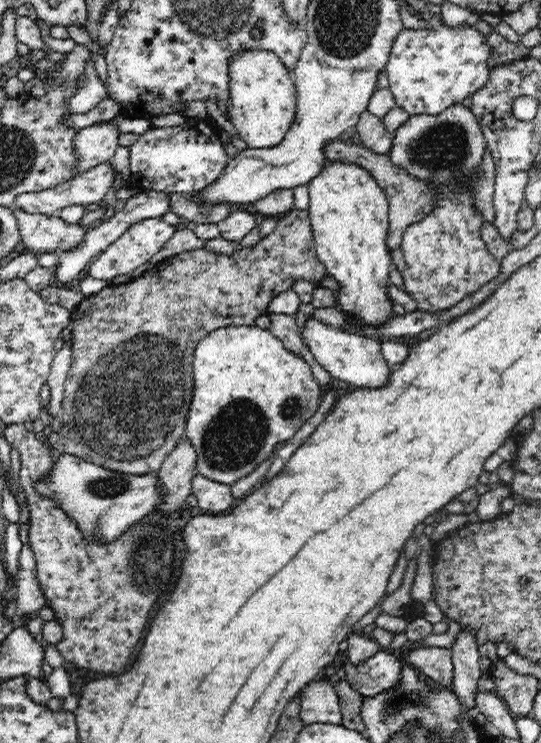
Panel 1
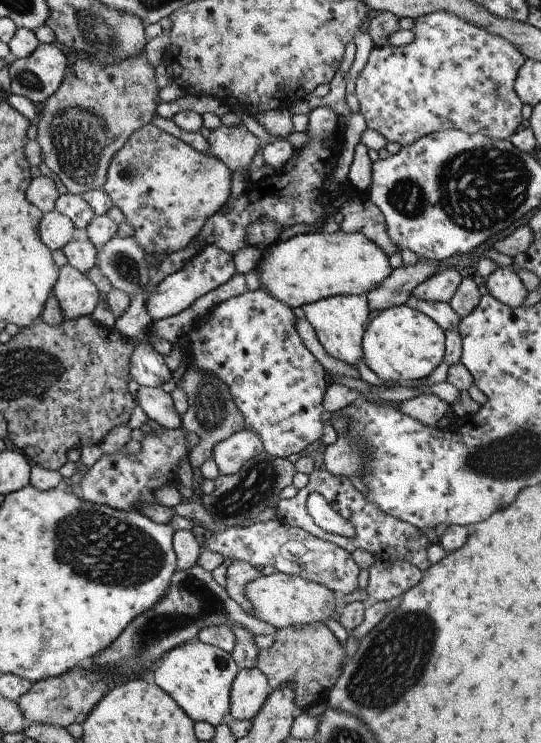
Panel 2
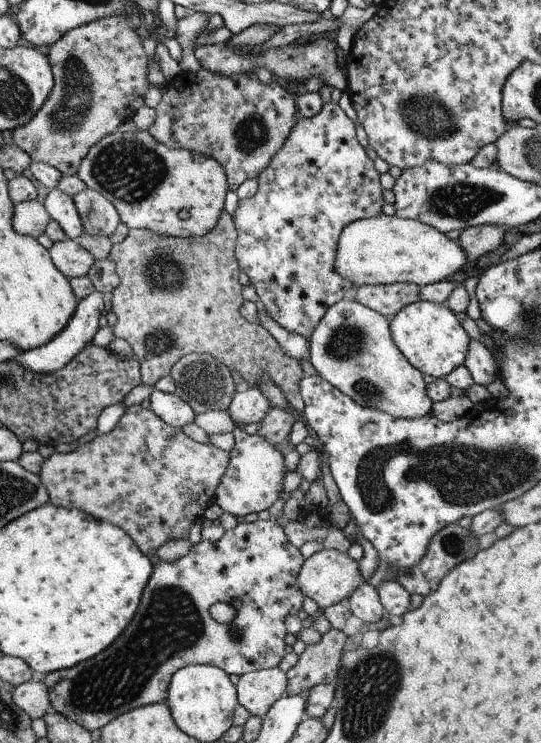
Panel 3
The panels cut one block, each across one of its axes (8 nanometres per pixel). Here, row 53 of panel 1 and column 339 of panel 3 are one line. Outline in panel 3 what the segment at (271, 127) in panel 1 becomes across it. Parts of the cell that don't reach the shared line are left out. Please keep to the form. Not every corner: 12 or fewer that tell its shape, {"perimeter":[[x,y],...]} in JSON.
{"perimeter":[[395,215],[339,232],[333,268],[349,284],[422,287],[465,252]]}

